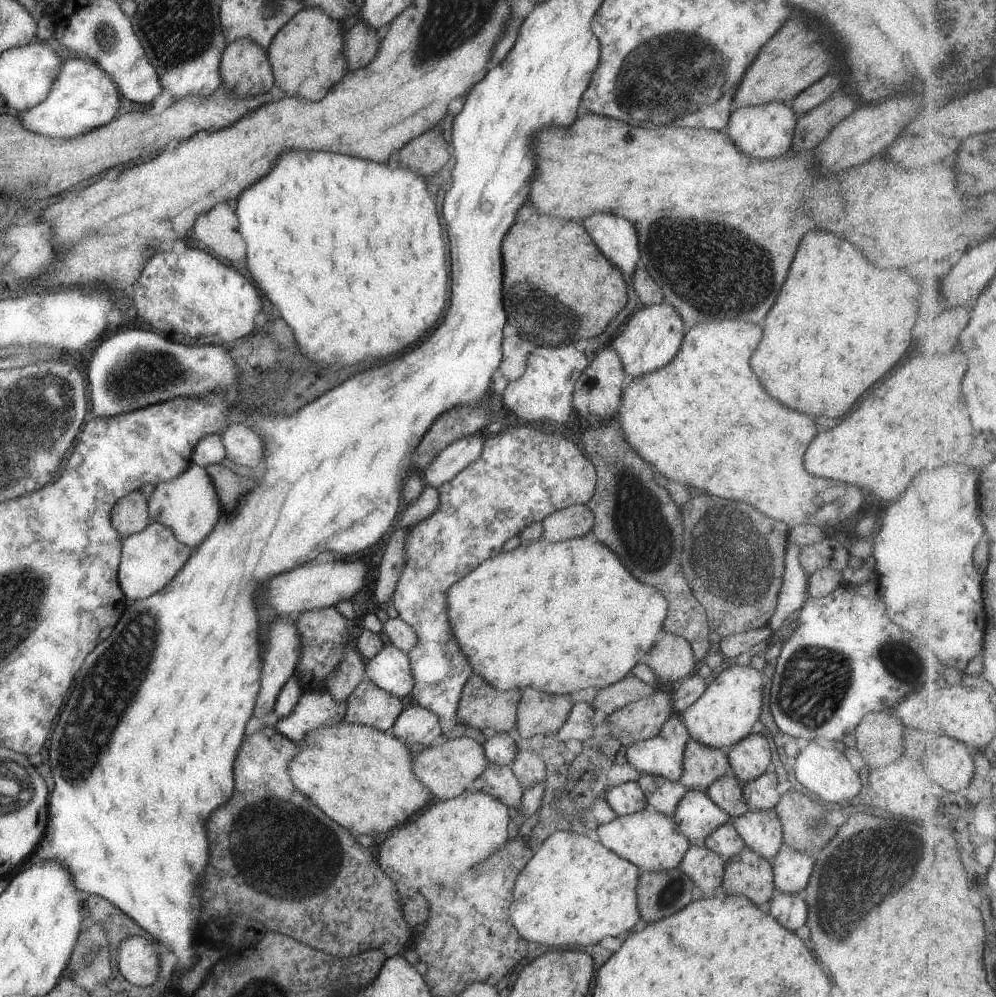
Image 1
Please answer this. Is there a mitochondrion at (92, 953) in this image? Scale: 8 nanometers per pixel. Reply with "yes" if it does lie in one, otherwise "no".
yes

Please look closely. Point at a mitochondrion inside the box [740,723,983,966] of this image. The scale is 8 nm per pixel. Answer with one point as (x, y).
(866, 862)

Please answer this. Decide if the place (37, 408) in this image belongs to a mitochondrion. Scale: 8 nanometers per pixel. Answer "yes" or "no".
yes

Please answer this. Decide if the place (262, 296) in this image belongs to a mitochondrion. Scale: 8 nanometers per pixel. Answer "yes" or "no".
no

